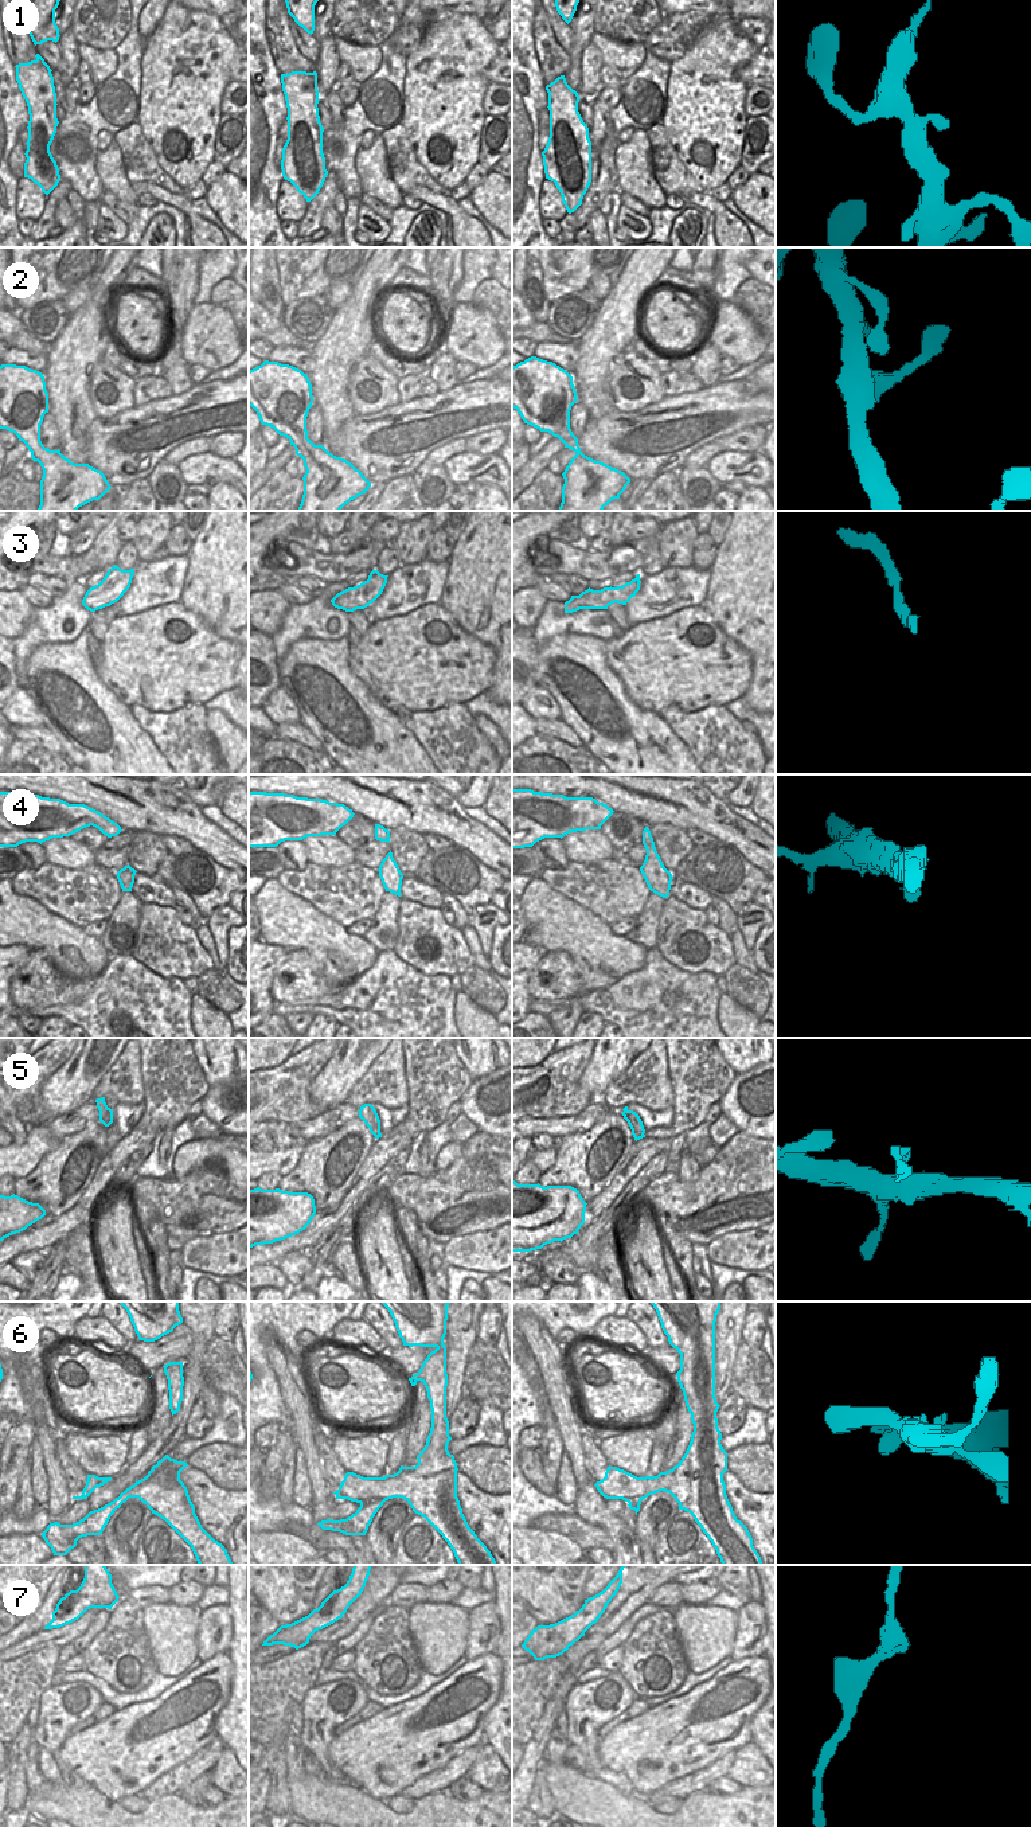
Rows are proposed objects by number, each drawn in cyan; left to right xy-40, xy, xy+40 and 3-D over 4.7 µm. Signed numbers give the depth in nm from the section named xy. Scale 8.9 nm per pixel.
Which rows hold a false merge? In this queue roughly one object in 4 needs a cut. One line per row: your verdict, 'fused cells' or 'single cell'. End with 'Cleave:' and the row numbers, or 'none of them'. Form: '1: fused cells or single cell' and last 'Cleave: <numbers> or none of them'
1: single cell
2: single cell
3: single cell
4: single cell
5: fused cells
6: single cell
7: single cell
Cleave: 5

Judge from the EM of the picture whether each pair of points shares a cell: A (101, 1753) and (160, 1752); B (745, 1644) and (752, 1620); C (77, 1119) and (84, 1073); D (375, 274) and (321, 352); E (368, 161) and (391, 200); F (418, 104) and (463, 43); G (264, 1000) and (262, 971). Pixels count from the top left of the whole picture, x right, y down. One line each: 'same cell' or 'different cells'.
A: same cell
B: same cell
C: different cells
D: same cell
E: same cell
F: same cell
G: same cell

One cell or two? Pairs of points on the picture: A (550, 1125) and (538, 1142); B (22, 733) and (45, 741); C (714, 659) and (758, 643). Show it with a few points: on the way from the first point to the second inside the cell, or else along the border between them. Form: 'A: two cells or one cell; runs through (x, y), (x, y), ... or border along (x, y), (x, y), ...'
A: two cells; border along (557, 1138), (549, 1133), (537, 1133), (531, 1139)
B: one cell; runs through (27, 733), (39, 736)
C: two cells; border along (719, 628), (750, 656), (752, 679)

